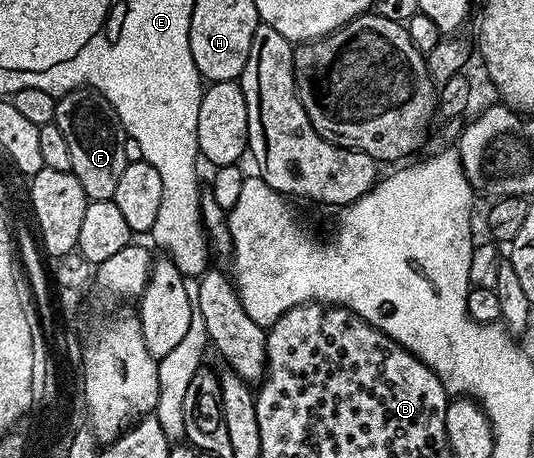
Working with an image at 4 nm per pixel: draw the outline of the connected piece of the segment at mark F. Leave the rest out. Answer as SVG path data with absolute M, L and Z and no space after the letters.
M75 88L58 99L55 123L63 130L63 138L67 138L71 172L79 178L79 186L83 186L90 200L111 200L119 174L123 174L127 164L127 154L123 154L125 127L119 122L111 102L94 89Z

